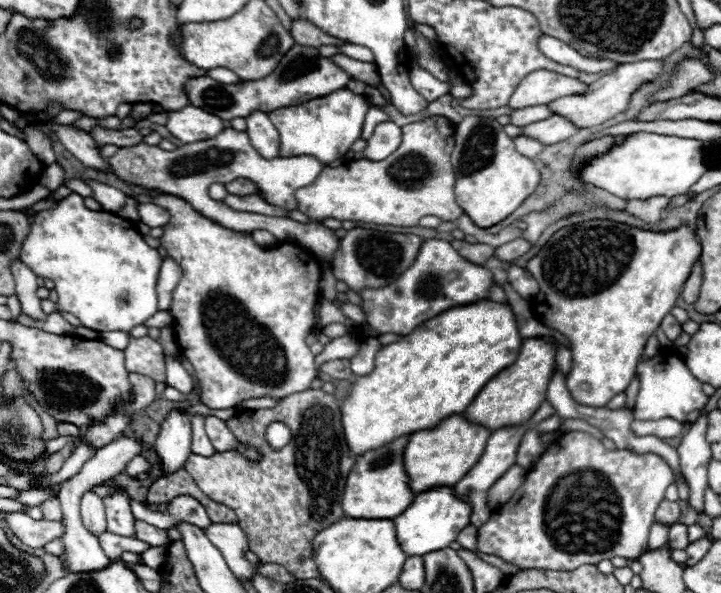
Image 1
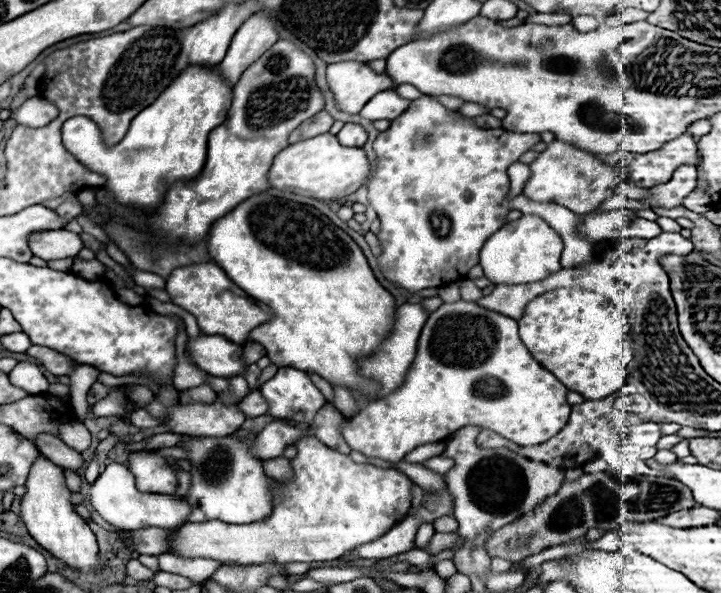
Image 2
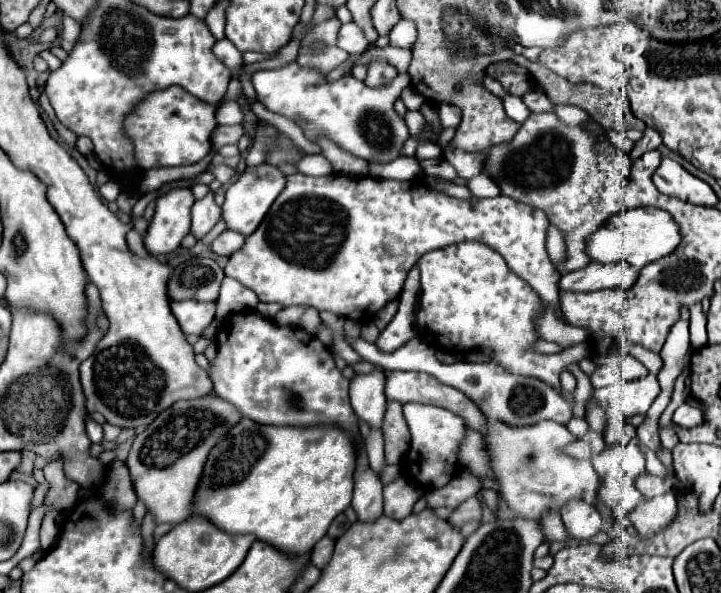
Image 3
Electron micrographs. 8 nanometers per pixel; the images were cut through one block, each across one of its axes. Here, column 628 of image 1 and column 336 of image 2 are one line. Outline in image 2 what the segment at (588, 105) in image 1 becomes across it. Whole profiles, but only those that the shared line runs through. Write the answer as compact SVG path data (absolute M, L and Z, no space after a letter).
M356 60L330 64L326 78L338 108L348 114L358 114L372 94L398 86L386 72L376 74L366 62Z

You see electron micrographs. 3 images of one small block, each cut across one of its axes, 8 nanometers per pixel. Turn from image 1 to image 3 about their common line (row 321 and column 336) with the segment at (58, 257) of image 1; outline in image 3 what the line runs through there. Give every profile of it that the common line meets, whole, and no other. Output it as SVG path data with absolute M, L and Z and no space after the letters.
M290 62L274 70L258 70L252 74L252 84L256 88L258 102L270 112L280 114L296 122L310 142L318 138L328 138L344 152L366 162L392 162L402 156L402 146L410 132L402 116L394 110L394 100L410 84L408 76L398 74L388 84L370 88L352 74L340 80L328 82L326 74L316 68L304 68L298 62Z

